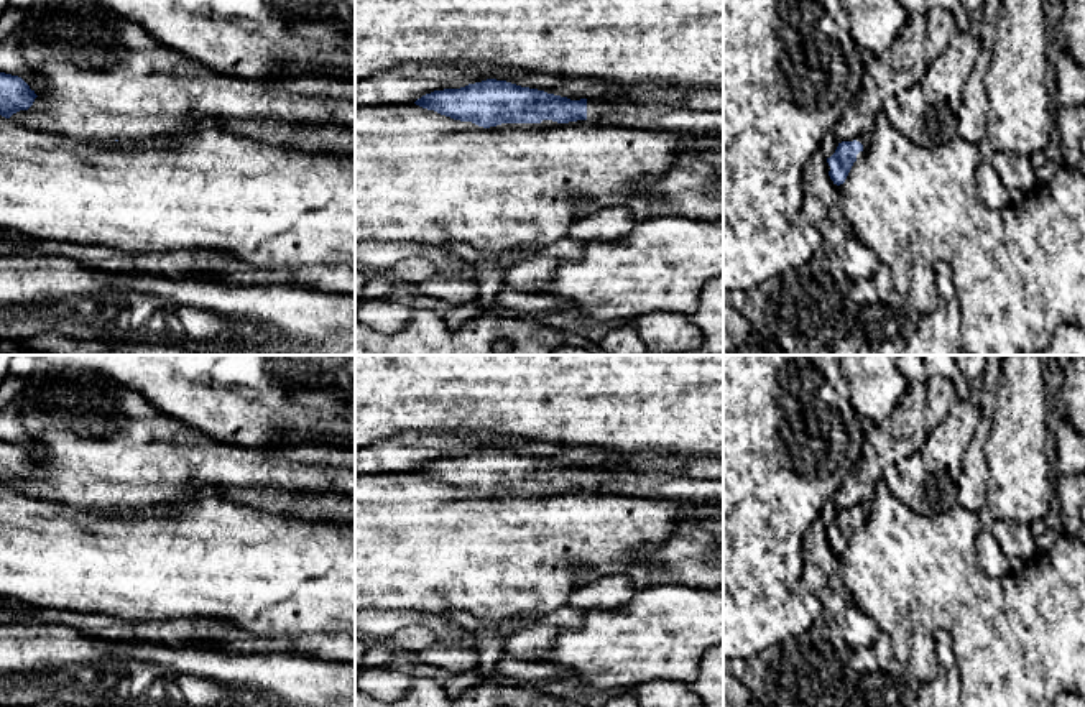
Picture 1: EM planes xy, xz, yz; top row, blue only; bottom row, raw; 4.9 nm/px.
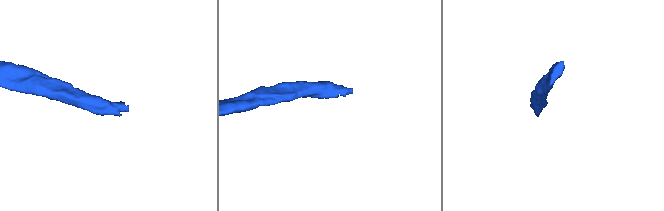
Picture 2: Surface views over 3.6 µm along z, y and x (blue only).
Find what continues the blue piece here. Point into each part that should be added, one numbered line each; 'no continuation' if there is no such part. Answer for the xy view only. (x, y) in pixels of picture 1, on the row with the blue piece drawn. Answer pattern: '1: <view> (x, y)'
no continuation

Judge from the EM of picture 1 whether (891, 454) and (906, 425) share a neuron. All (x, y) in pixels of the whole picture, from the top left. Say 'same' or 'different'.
same

